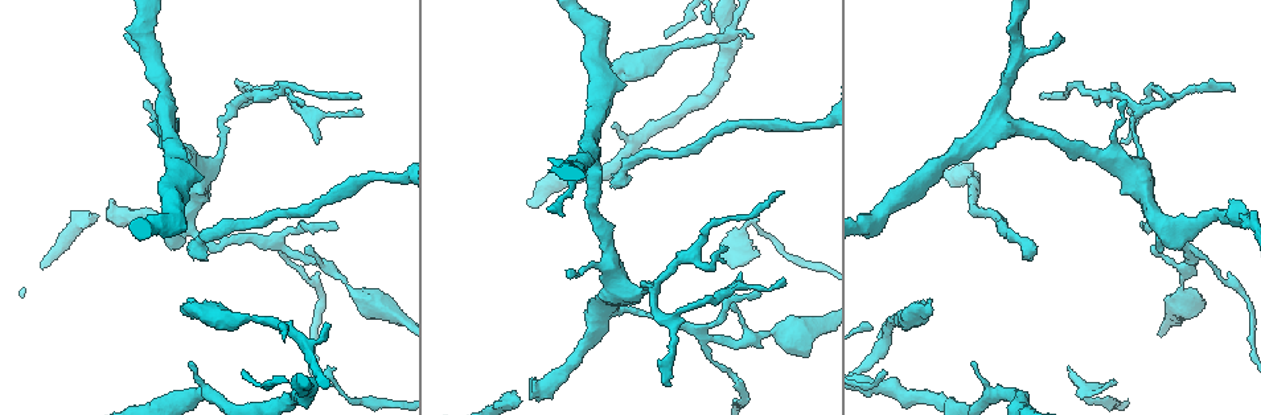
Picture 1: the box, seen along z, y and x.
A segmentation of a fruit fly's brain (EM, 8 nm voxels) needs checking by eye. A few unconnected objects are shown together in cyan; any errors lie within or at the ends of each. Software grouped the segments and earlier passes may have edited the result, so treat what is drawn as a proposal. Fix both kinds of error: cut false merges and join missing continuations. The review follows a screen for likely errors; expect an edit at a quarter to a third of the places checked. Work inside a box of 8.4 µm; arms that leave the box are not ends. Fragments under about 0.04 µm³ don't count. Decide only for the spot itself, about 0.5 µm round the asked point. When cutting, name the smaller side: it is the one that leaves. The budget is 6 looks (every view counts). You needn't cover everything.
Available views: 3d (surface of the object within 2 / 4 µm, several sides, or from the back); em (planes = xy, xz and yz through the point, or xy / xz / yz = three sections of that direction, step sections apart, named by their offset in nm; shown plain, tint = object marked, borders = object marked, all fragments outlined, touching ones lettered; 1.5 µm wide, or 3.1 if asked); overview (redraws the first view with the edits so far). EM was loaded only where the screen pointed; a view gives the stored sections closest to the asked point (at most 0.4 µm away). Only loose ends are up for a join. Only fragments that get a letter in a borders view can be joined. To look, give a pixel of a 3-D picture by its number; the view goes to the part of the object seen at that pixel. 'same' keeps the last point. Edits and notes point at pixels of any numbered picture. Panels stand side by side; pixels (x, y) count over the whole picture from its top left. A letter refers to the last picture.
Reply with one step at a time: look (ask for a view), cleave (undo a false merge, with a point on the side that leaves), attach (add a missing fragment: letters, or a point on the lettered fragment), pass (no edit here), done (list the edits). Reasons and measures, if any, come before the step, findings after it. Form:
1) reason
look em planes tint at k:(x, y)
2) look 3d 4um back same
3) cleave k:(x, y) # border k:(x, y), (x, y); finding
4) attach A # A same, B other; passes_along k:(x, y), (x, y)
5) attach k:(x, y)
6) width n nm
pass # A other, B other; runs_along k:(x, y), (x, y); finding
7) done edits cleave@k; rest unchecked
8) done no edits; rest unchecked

thin end
look em planes borders at 1:(148, 99)

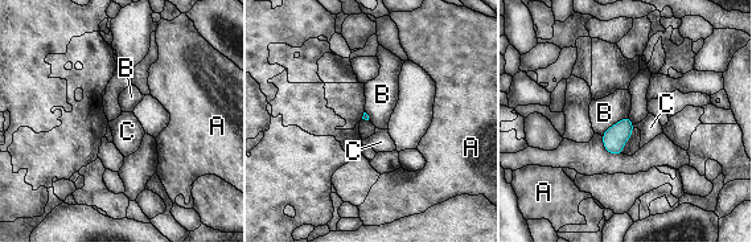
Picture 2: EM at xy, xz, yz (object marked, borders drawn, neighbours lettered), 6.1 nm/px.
pass # A other, B other, C other; border 2:(628, 117), (612, 124), (601, 135); none of them fits

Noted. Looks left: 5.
two arms in line, one across
look em planes borders at 1:(1187, 247)

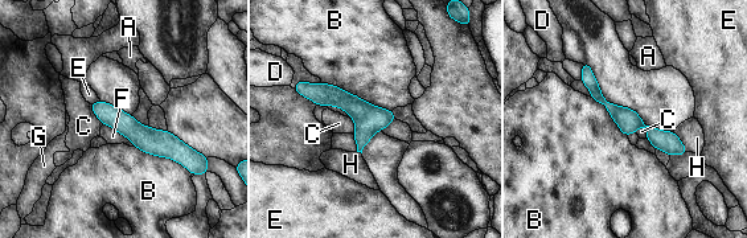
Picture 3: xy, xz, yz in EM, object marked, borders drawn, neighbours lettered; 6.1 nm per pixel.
width 140 nm; longest_contact B 460 nm
pass # A other, B other, C other, D other, E other, F other, G other, H other; continuous, no second neuron

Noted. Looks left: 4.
end of a long branch
look em planes borders at 1:(929, 298)

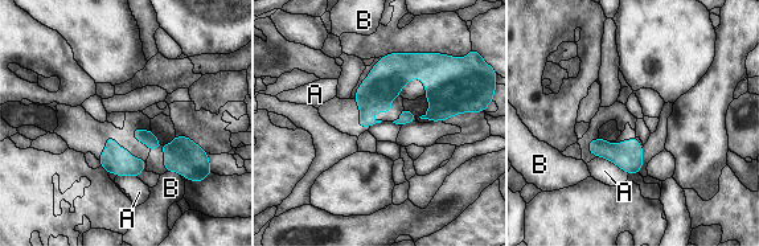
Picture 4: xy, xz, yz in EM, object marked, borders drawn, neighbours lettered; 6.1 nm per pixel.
longest_contact A 200 nm
pass # A other, B other; runs_along 4:(359, 95), (421, 72), (455, 106); no lettered fragment goes on from it

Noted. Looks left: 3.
done no edits; rest unchecked

